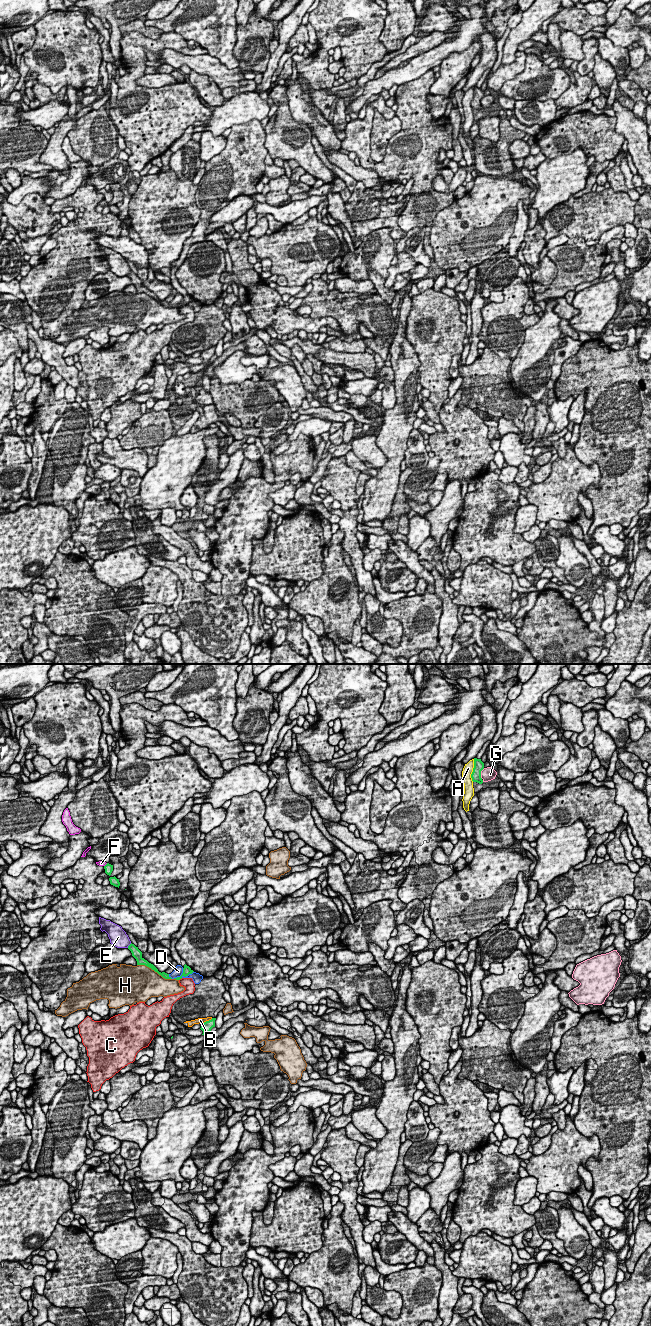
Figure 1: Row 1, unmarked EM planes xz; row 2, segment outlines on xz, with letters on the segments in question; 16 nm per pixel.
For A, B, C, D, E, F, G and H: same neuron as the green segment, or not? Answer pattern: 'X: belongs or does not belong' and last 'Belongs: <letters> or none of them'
A: does not belong
B: does not belong
C: does not belong
D: does not belong
E: does not belong
F: belongs
G: does not belong
H: does not belong
Belongs: F

